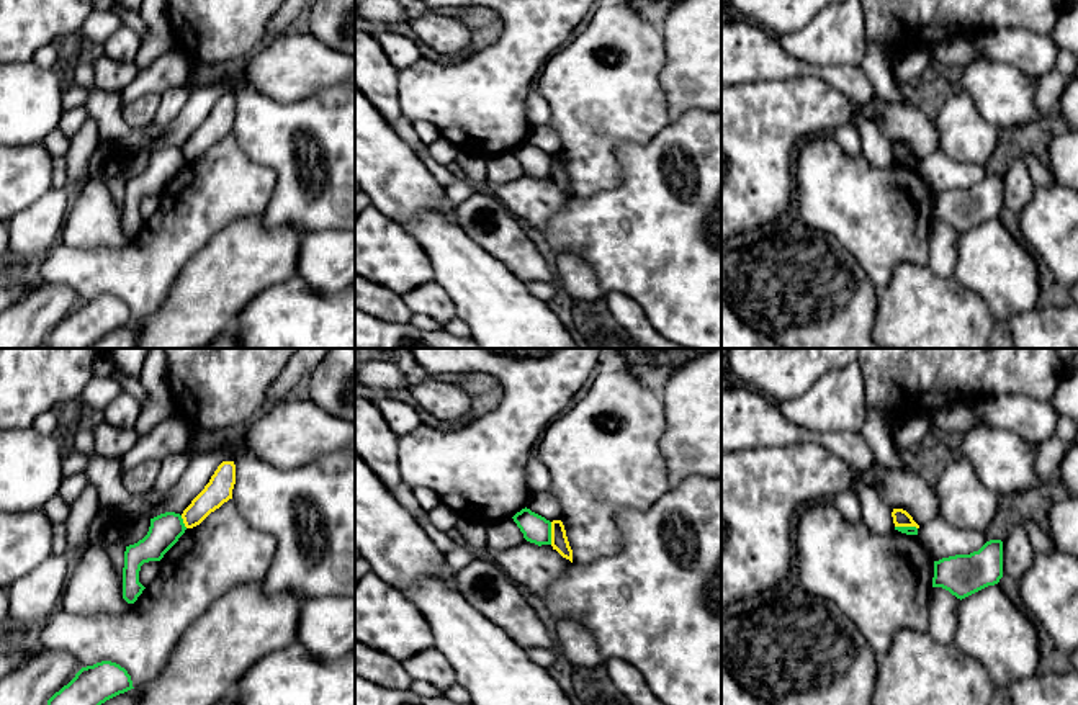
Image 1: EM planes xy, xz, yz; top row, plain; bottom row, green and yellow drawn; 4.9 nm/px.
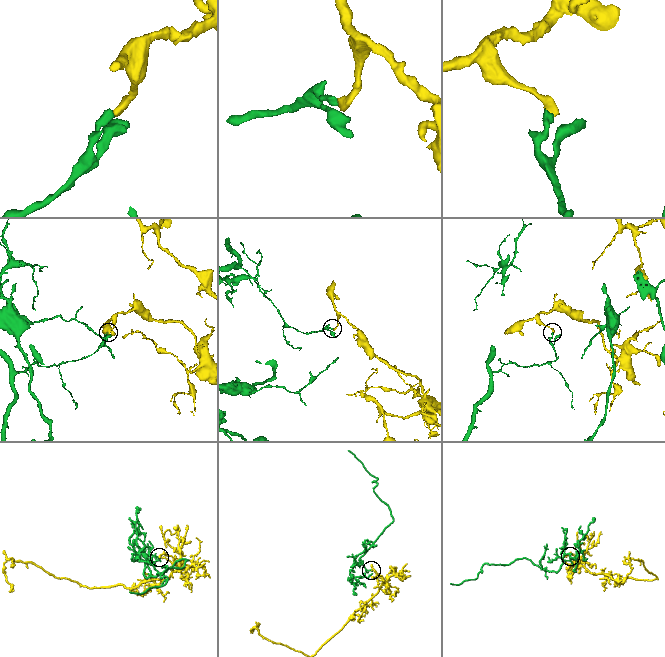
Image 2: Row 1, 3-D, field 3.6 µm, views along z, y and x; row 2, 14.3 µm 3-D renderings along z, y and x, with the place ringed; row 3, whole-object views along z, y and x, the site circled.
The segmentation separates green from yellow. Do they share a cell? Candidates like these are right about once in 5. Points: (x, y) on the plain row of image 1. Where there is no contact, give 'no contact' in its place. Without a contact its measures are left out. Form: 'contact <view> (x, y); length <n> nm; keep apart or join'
contact xz (550, 167); length 110 nm; keep apart

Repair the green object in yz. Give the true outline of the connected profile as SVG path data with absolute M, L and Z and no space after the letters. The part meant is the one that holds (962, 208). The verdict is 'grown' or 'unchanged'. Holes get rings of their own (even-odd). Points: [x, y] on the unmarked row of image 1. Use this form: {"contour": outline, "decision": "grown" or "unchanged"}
{"contour": "M990 173L978 185L934 195L932 221L965 232L1003 211L1003 175Z", "decision": "unchanged"}

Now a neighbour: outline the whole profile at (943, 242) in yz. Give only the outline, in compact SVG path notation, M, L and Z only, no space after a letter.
M942 221L932 222L928 265L942 278L950 278L954 275L959 237L960 232L949 224Z

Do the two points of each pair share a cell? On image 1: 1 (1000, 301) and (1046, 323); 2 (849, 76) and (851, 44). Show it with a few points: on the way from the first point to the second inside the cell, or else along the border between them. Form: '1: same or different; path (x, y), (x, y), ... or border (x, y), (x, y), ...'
1: different; border (1034, 306), (1011, 314), (1001, 324)
2: different; border (812, 62), (859, 64)

